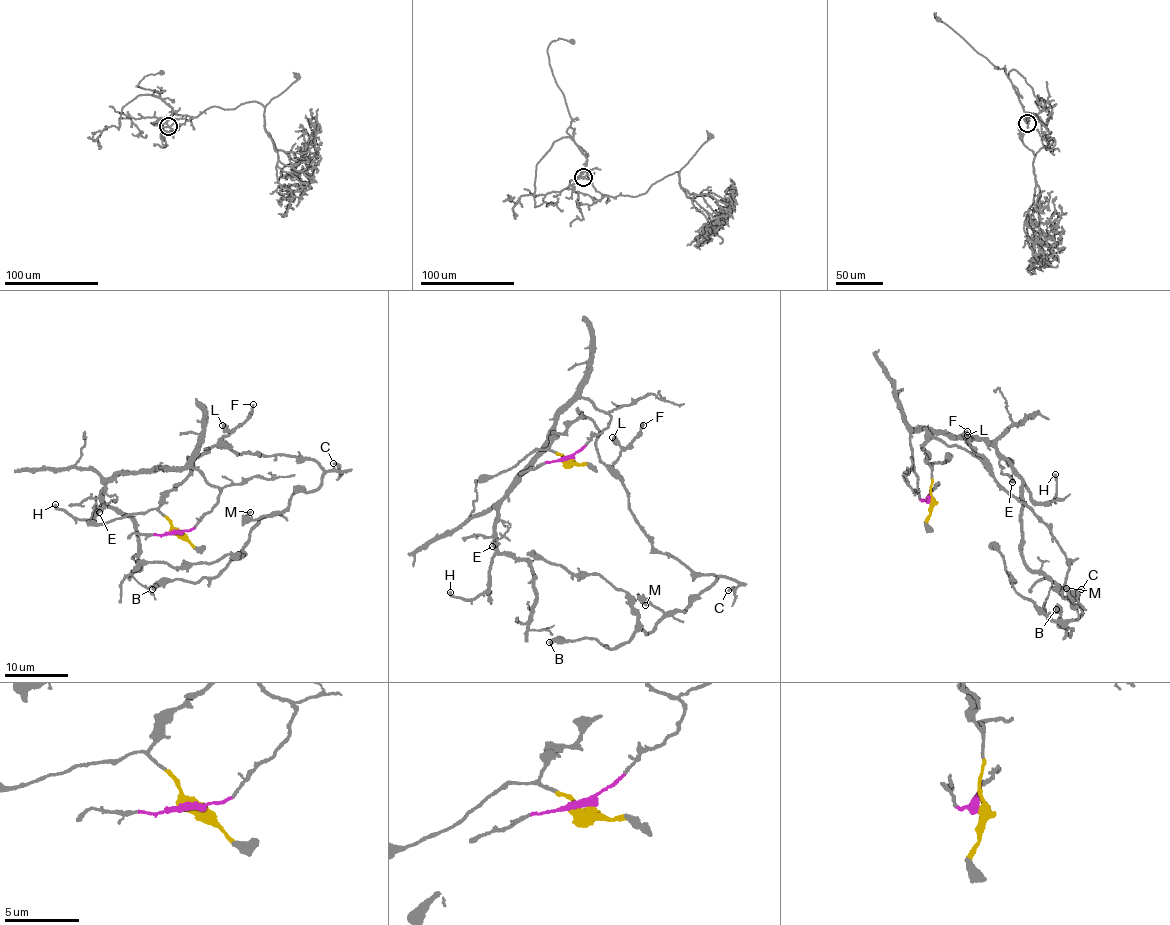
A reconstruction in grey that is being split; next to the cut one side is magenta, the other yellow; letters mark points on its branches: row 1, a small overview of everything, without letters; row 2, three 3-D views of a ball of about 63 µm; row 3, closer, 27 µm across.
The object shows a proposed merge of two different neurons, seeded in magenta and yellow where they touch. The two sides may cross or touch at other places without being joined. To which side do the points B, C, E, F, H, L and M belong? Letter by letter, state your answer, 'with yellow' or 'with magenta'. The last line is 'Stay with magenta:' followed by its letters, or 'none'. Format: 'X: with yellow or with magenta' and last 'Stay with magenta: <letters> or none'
B: with yellow
C: with yellow
E: with magenta
F: with yellow
H: with magenta
L: with yellow
M: with yellow
Stay with magenta: E, H

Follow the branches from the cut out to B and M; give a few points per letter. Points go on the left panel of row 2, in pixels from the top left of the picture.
B: (178, 531), (162, 497), (207, 447), (312, 458), (323, 472), (259, 519), (217, 575), (151, 589)
M: (178, 531), (162, 497), (207, 447), (312, 458), (323, 472), (285, 509), (250, 512)

